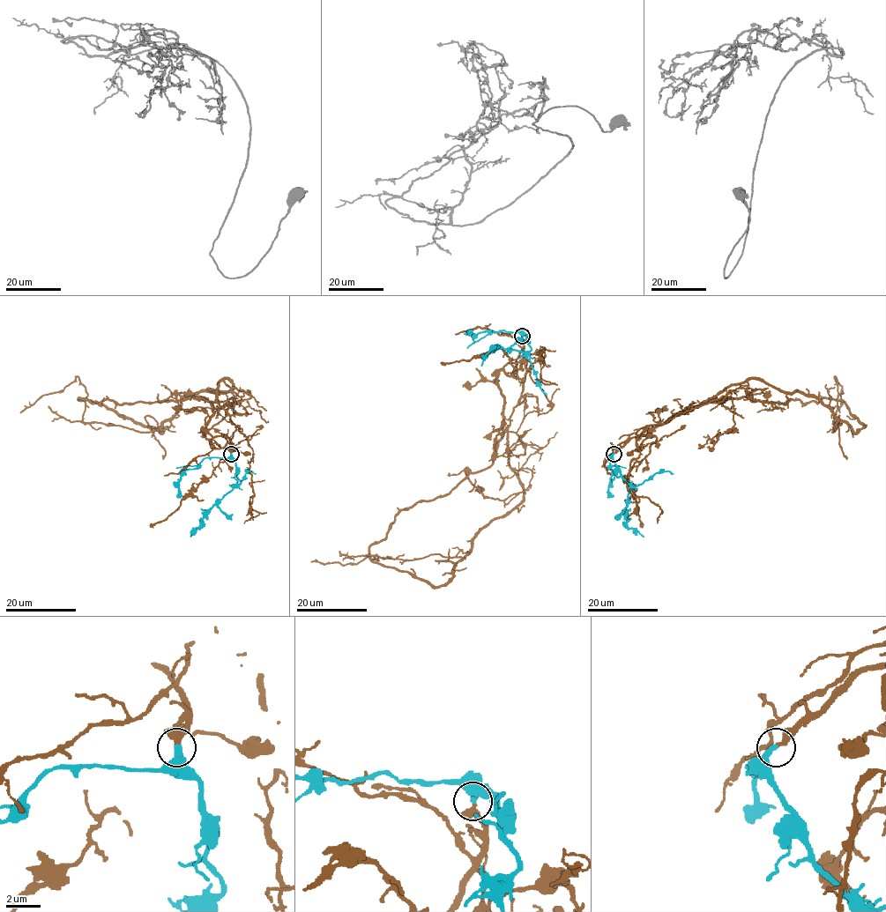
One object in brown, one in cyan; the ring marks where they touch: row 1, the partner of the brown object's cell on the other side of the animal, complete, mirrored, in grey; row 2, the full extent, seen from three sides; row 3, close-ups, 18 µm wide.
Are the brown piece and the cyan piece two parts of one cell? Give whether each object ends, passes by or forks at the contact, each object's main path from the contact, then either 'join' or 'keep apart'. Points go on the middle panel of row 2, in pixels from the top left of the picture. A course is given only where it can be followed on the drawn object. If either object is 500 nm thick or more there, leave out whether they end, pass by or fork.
brown passes by; cyan ends there; brown runs (522, 337), (526, 370), (508, 437), (523, 500), (491, 520), (462, 559), (310, 561); cyan runs (522, 337), (526, 337), (531, 350), (522, 352), (494, 348), (481, 365); join

